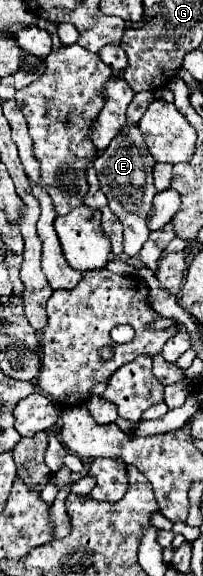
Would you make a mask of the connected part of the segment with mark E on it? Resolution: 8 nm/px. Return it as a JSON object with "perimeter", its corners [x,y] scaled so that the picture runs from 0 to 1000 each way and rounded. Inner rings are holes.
{"perimeter":[[[631,217],[631,231],[591,227],[473,276],[463,293],[493,307],[493,328],[532,342],[532,359],[611,391],[611,439],[670,443],[700,425],[729,418],[739,398],[719,391],[719,377],[749,363],[749,345],[778,335],[759,325],[749,307],[759,273],[729,266],[709,252],[709,234],[690,231],[680,217]]]}

